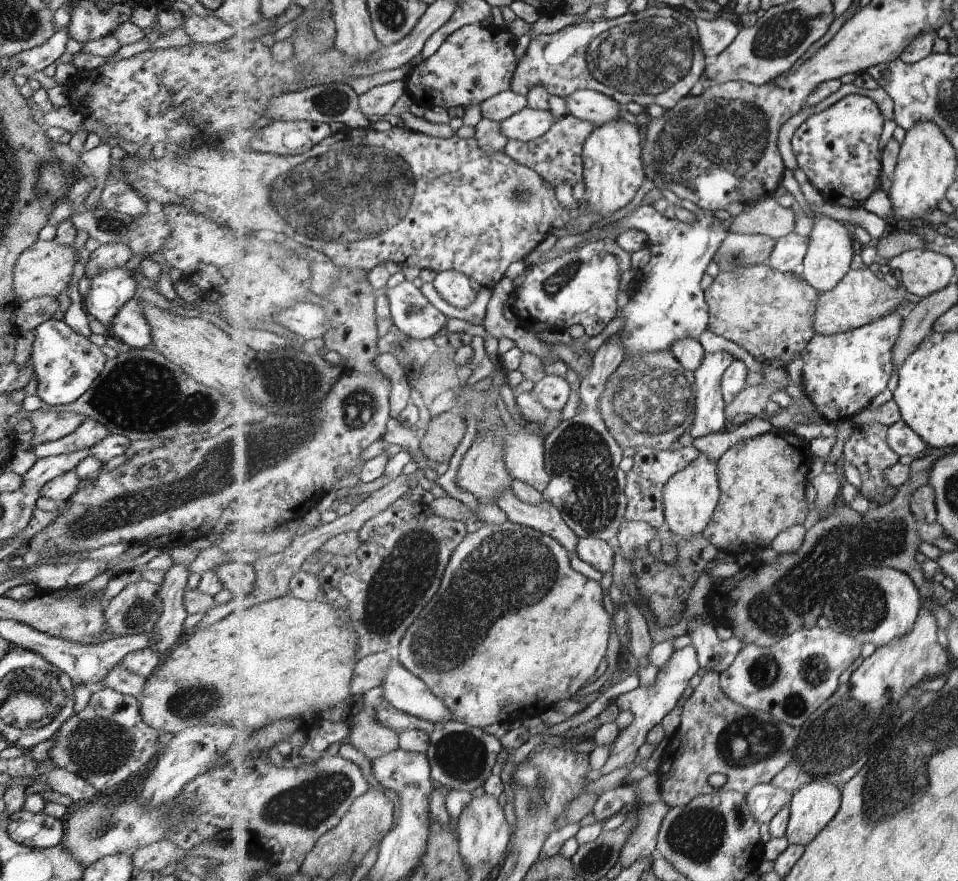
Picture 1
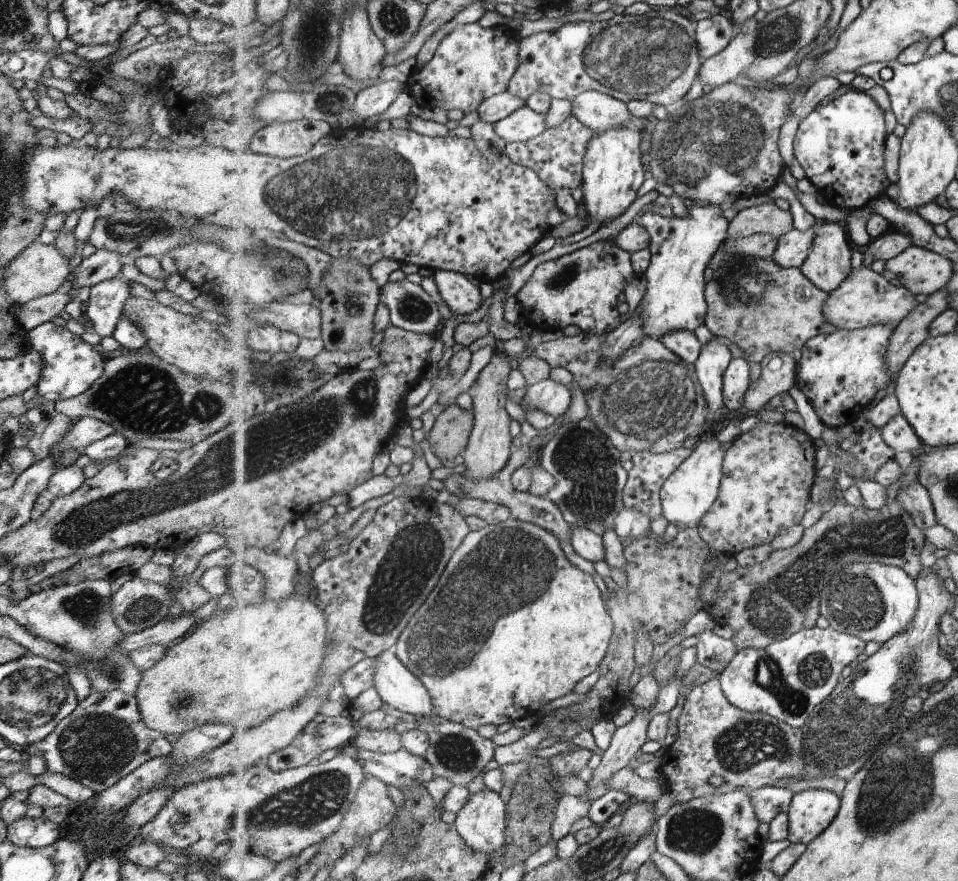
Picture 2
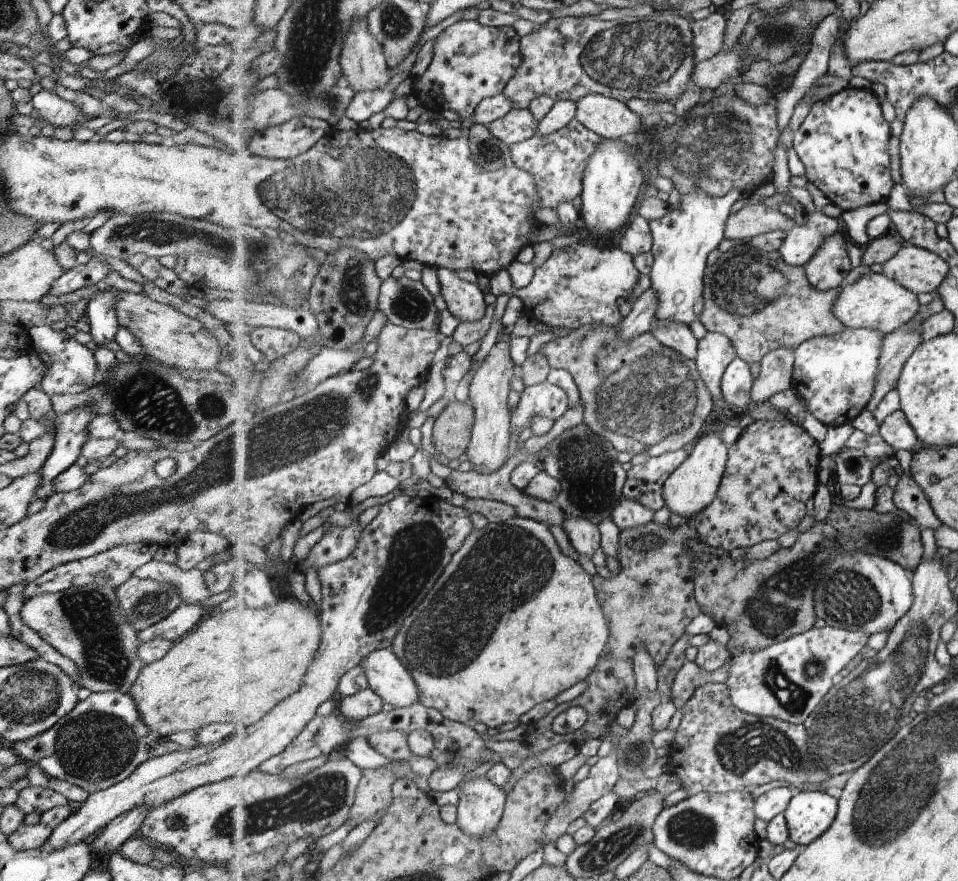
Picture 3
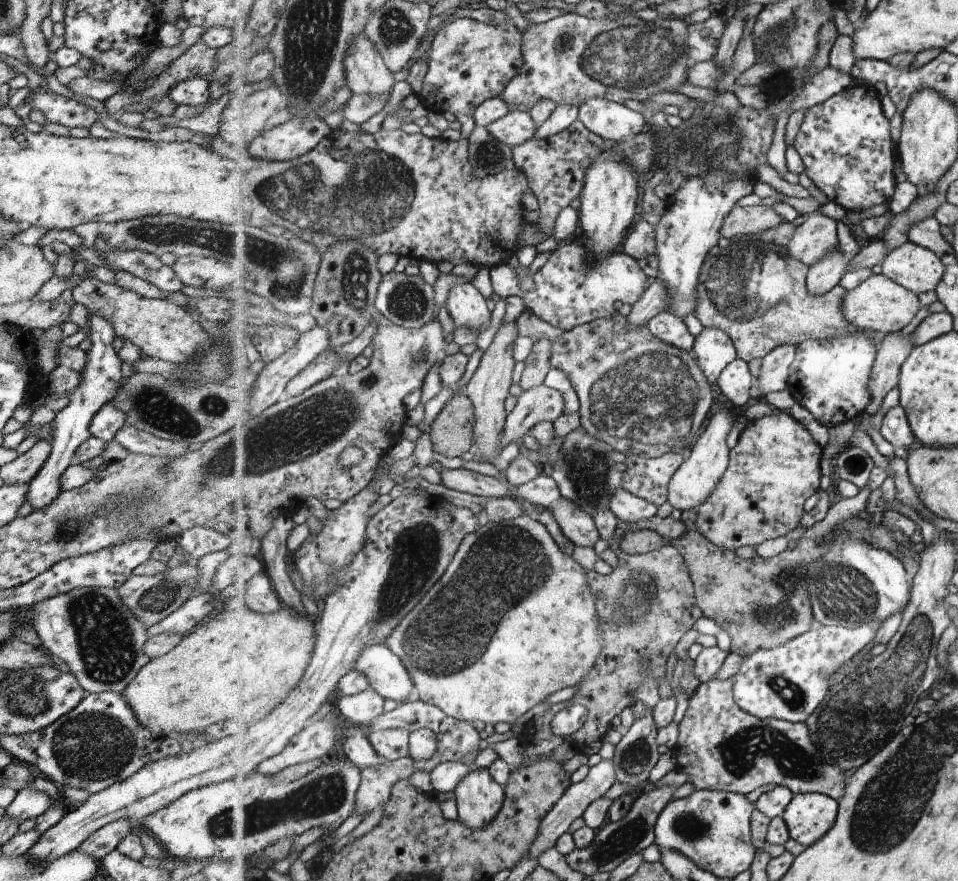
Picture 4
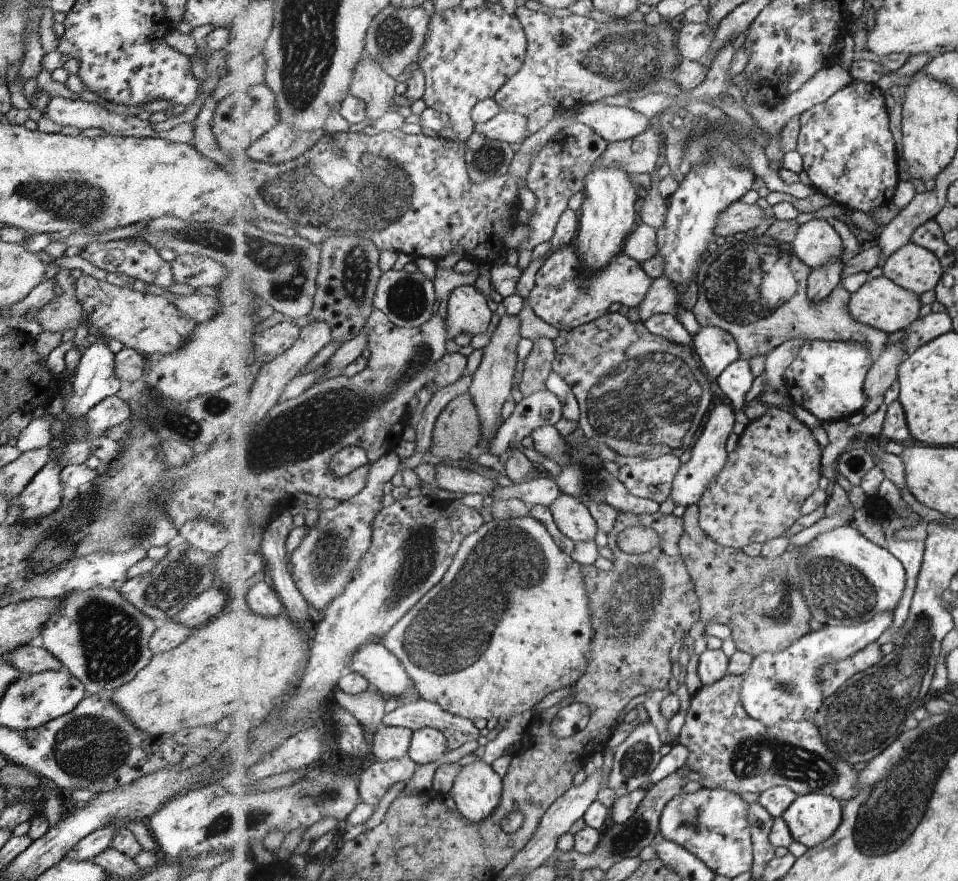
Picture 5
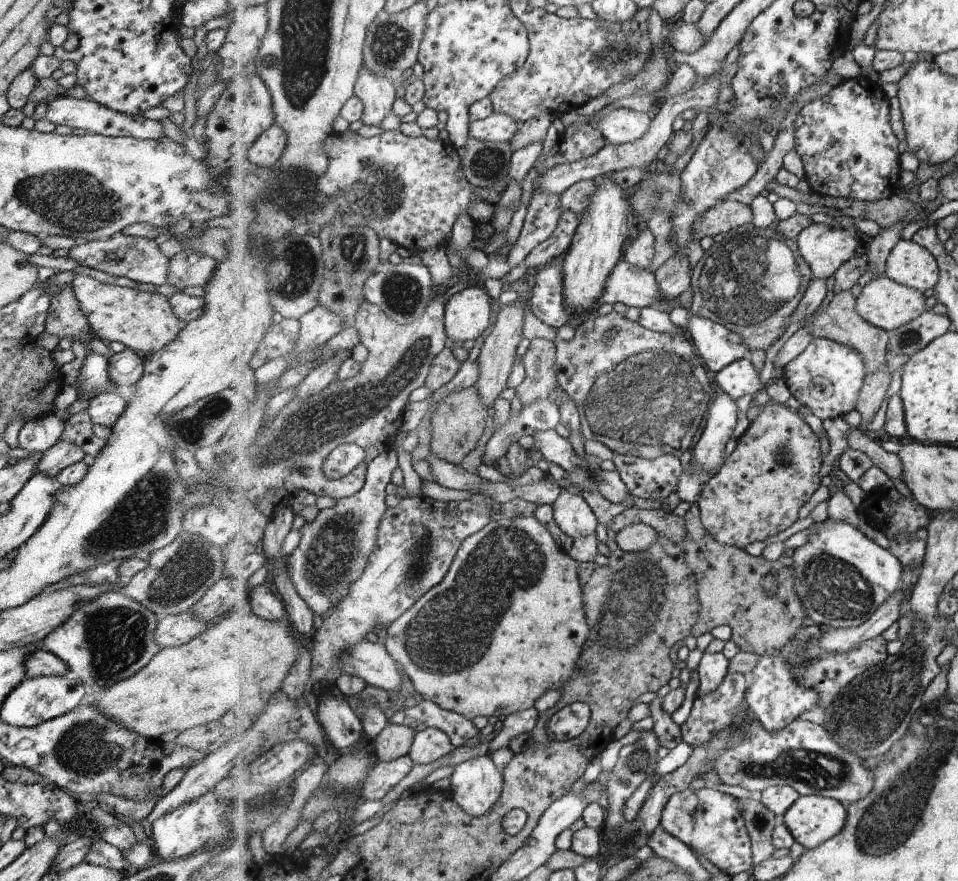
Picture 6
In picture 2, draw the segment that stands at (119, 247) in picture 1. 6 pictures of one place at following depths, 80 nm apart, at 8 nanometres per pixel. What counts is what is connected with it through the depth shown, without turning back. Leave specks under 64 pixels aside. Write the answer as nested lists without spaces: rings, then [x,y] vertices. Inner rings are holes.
[[[96,250],[83,259],[74,270],[70,270],[71,276],[73,276],[71,286],[77,290],[82,286],[91,288],[101,281],[119,275],[121,268],[119,258],[116,252]]]

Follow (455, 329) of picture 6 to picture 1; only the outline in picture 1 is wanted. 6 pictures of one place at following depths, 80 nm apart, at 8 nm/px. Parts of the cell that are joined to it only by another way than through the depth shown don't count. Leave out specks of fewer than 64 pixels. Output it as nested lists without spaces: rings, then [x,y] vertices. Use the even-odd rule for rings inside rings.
[[[443,271],[438,273],[433,286],[436,292],[455,308],[469,308],[477,300],[477,292],[471,286],[471,280],[461,271]]]

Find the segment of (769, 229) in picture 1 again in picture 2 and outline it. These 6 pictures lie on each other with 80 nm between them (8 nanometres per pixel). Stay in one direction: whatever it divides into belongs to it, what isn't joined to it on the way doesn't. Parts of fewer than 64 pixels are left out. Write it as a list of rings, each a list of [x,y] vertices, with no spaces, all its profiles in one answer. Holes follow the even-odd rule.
[[[774,201],[740,210],[729,220],[729,239],[750,237],[759,233],[771,233],[778,238],[793,230],[793,216]]]

